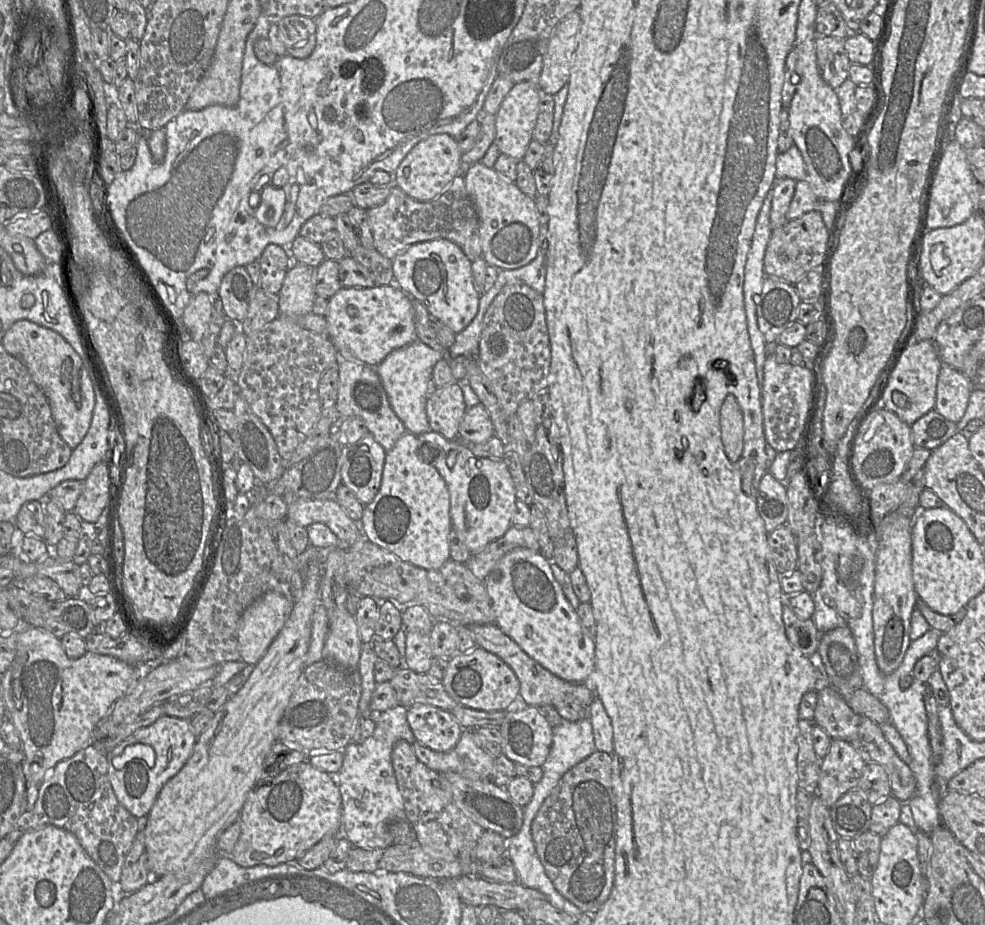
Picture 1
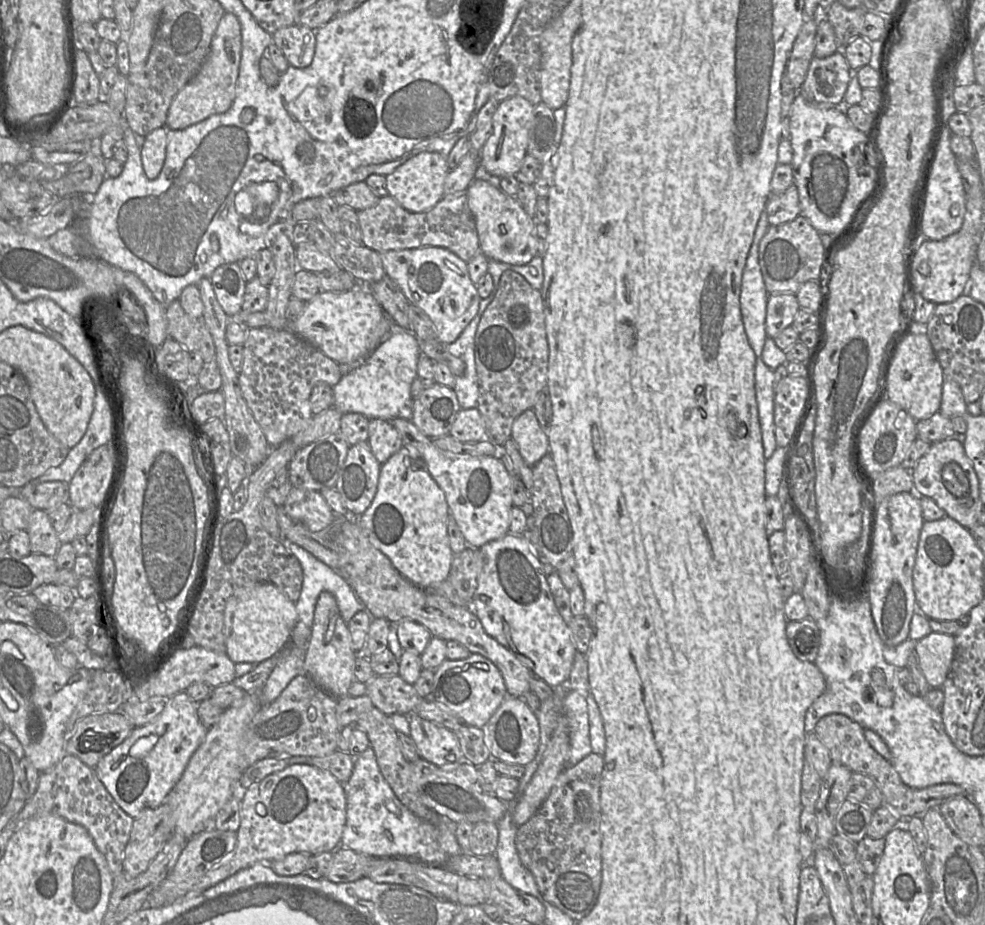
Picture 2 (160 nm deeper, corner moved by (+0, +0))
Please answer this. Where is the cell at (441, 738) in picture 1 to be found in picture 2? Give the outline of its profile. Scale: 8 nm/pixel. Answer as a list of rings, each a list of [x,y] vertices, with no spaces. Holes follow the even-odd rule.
[[[410,714],[410,737],[415,742],[422,759],[437,766],[464,763],[463,753],[455,733],[443,726]]]

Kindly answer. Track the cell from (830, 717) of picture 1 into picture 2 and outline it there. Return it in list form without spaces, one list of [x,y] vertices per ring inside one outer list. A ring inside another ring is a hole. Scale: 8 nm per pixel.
[[[829,714],[822,717],[813,731],[828,750],[832,763],[848,768],[852,773],[861,773],[873,780],[882,794],[883,805],[887,806],[897,816],[921,816],[932,808],[938,808],[944,801],[956,797],[966,796],[965,790],[956,784],[937,784],[922,789],[906,786],[900,779],[894,767],[878,754],[867,742],[864,728],[843,714]]]

